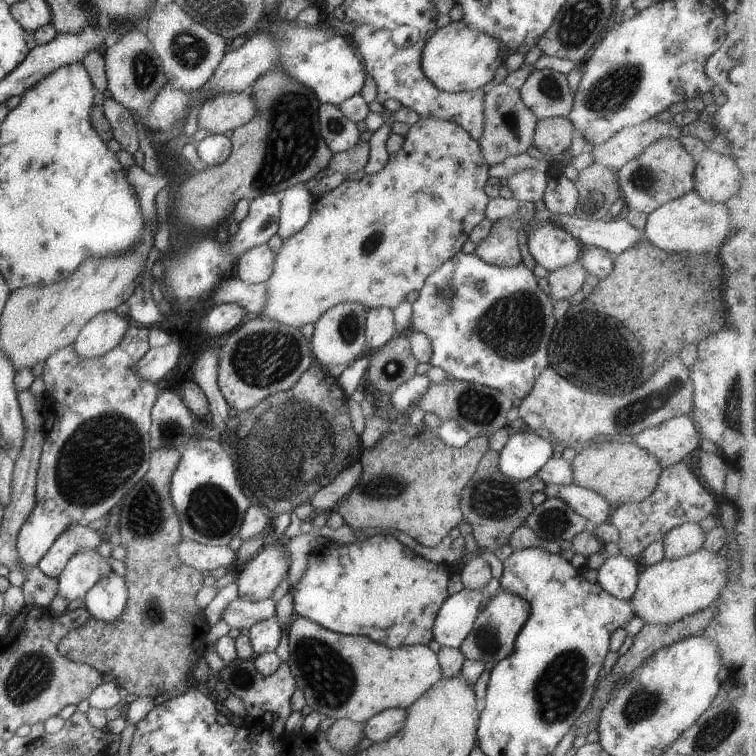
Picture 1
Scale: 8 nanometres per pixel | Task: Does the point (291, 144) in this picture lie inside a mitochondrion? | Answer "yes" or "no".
yes

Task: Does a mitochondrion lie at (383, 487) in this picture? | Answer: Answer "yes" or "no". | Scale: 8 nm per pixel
yes

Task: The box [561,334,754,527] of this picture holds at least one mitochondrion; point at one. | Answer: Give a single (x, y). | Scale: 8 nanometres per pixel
(630, 415)

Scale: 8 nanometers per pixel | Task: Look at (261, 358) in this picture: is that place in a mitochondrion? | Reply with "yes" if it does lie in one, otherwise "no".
yes

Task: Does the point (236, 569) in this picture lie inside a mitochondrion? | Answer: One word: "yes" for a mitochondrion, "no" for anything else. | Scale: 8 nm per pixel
no

